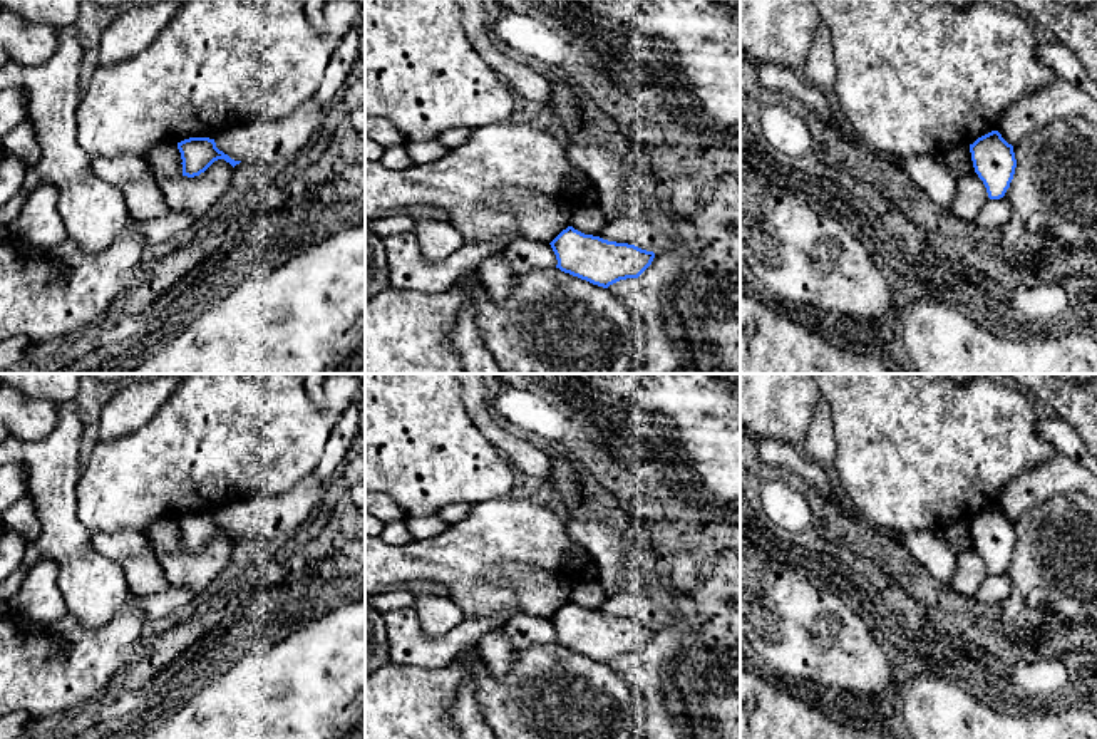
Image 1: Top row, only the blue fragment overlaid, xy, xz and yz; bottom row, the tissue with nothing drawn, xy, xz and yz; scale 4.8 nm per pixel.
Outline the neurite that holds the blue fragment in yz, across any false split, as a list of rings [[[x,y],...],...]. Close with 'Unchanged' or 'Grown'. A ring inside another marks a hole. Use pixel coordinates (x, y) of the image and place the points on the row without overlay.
[[[991,506],[970,519],[970,528],[975,548],[983,556],[988,573],[1003,573],[1017,543],[1013,521],[998,506]]]. Unchanged

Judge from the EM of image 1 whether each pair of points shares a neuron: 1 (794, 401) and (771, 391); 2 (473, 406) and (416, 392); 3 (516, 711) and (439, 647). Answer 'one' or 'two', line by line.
1: one
2: two
3: two

